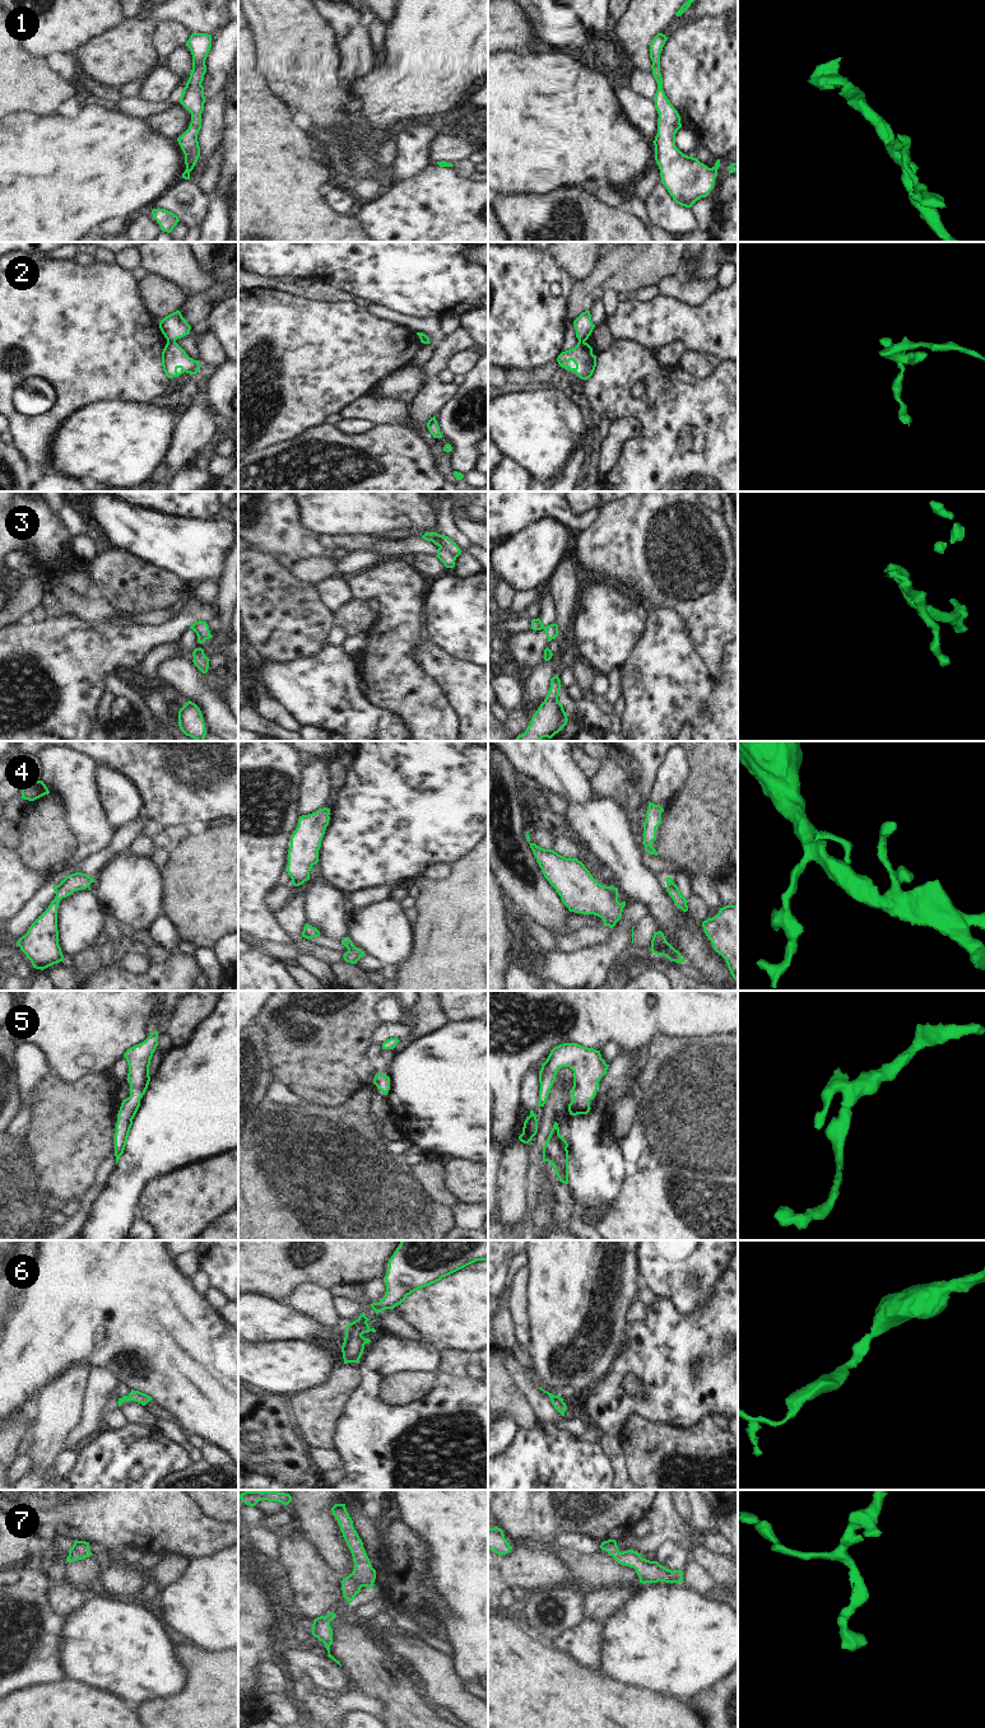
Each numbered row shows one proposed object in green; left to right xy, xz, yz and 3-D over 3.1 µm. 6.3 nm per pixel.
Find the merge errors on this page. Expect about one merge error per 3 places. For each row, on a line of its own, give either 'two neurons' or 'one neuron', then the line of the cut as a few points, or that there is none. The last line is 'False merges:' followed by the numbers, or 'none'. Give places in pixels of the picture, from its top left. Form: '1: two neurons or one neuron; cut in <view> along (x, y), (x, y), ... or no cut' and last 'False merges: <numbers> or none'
1: one neuron; no cut
2: two neurons; cut in xy along (167, 340), (175, 341)
3: two neurons; cut in xz along (440, 546), (455, 558)
4: one neuron; no cut
5: one neuron; no cut
6: one neuron; no cut
7: one neuron; no cut
False merges: 2, 3

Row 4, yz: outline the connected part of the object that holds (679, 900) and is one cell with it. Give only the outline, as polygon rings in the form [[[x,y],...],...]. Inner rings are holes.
[[[666,877],[666,890],[673,898],[674,904],[680,908],[683,912],[688,910],[688,900],[680,894],[679,888],[673,882],[672,877]]]

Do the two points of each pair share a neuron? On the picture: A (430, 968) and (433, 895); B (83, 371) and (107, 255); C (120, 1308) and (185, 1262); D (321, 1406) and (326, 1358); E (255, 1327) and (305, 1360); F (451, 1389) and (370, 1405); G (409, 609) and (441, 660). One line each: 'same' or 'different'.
A: same
B: different
C: different
D: different
E: different
F: same
G: different

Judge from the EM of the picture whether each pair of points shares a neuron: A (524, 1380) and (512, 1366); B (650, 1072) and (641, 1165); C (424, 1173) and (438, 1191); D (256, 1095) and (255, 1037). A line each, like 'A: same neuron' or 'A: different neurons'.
A: same neuron
B: different neurons
C: same neuron
D: same neuron

